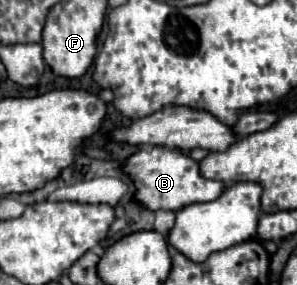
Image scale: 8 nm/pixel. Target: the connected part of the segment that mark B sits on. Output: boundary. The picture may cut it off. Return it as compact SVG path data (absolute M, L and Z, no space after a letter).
M139 146L139 152L125 162L125 172L137 186L135 198L149 210L181 210L195 202L209 202L215 200L225 188L225 184L219 180L203 178L199 172L199 162L189 154L165 146Z

